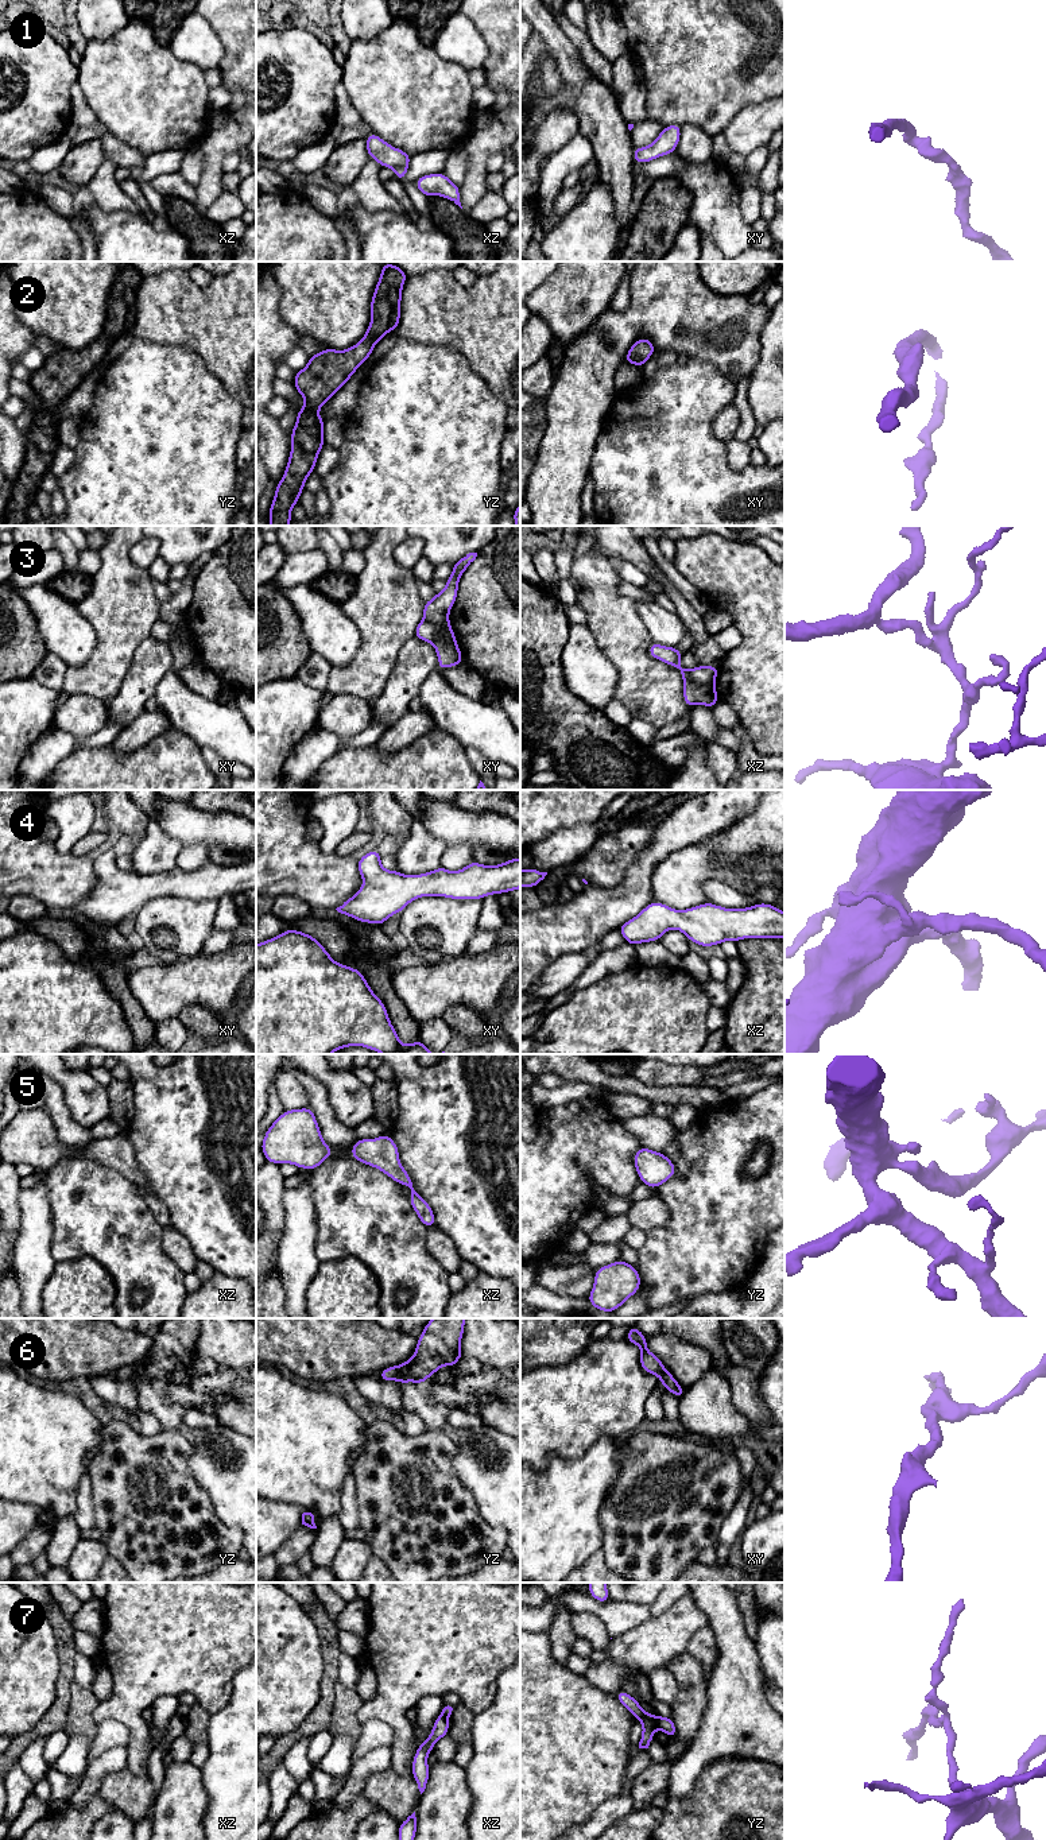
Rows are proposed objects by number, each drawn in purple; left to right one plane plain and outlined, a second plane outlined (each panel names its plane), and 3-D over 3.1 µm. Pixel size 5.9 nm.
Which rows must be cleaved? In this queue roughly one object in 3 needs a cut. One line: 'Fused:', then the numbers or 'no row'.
Fused: 3, 7

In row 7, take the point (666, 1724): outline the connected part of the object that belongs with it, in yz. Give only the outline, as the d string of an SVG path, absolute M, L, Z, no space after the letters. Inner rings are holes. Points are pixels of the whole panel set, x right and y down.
M654 1716L652 1725L667 1734L671 1739L677 1736L677 1728L671 1717Z

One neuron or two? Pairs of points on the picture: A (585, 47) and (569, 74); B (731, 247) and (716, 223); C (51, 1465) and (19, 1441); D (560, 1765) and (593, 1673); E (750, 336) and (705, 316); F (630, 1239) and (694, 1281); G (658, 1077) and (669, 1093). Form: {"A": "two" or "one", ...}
{"A": "two", "B": "one", "C": "one", "D": "two", "E": "one", "F": "two", "G": "two"}

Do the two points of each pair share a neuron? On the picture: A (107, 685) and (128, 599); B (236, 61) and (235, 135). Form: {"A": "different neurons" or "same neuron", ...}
{"A": "same neuron", "B": "different neurons"}

